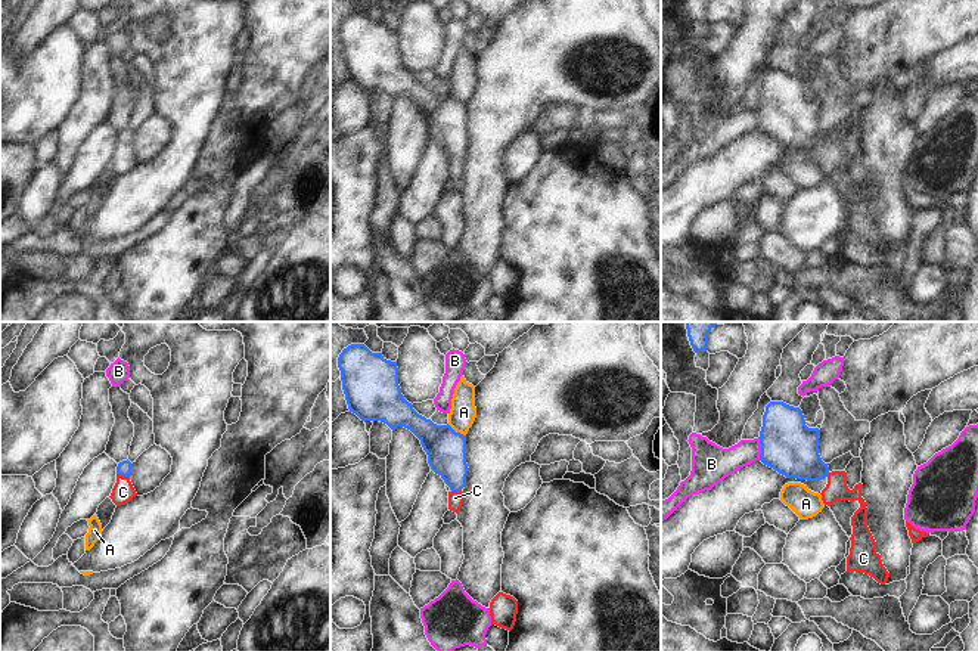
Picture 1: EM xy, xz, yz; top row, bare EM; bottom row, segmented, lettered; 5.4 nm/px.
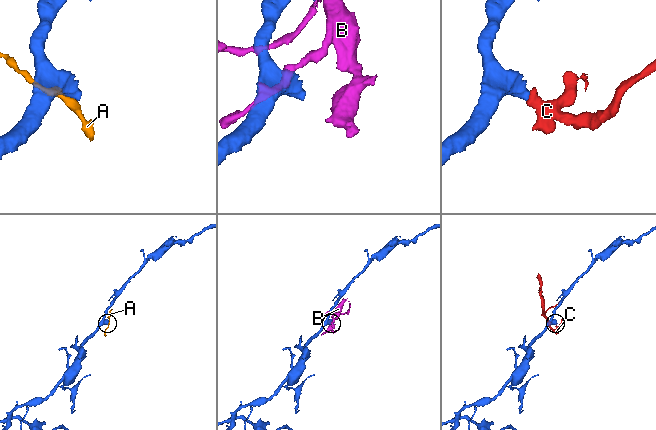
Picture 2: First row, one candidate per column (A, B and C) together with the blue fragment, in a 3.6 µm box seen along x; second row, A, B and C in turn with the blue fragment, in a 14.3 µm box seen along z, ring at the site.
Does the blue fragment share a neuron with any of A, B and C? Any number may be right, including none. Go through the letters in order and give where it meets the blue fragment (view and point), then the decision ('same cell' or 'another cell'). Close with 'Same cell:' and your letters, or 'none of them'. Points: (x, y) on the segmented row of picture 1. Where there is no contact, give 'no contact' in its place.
A: meets blue in xz at (455, 431); another cell
B: meets blue in yz at (761, 449); another cell
C: meets blue in xy at (123, 476); same cell
Same cell: C

